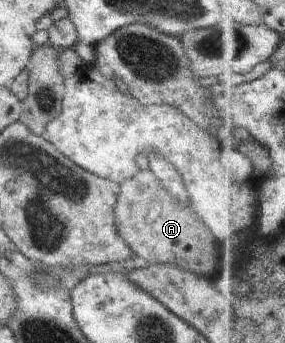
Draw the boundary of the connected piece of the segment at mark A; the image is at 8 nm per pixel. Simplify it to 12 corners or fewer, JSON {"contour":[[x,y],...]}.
{"contour":[[150,170],[114,218],[137,257],[212,279],[213,232]]}

